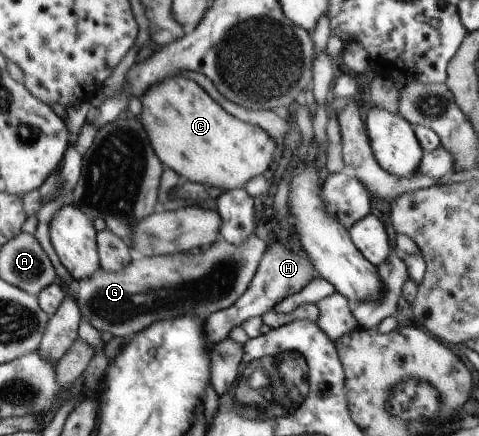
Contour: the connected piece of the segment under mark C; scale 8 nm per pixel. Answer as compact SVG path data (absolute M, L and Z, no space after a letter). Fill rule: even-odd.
M183 76L165 80L143 96L141 122L157 158L167 168L191 182L215 186L221 193L264 175L275 152L276 141L267 131L225 112L205 90Z

